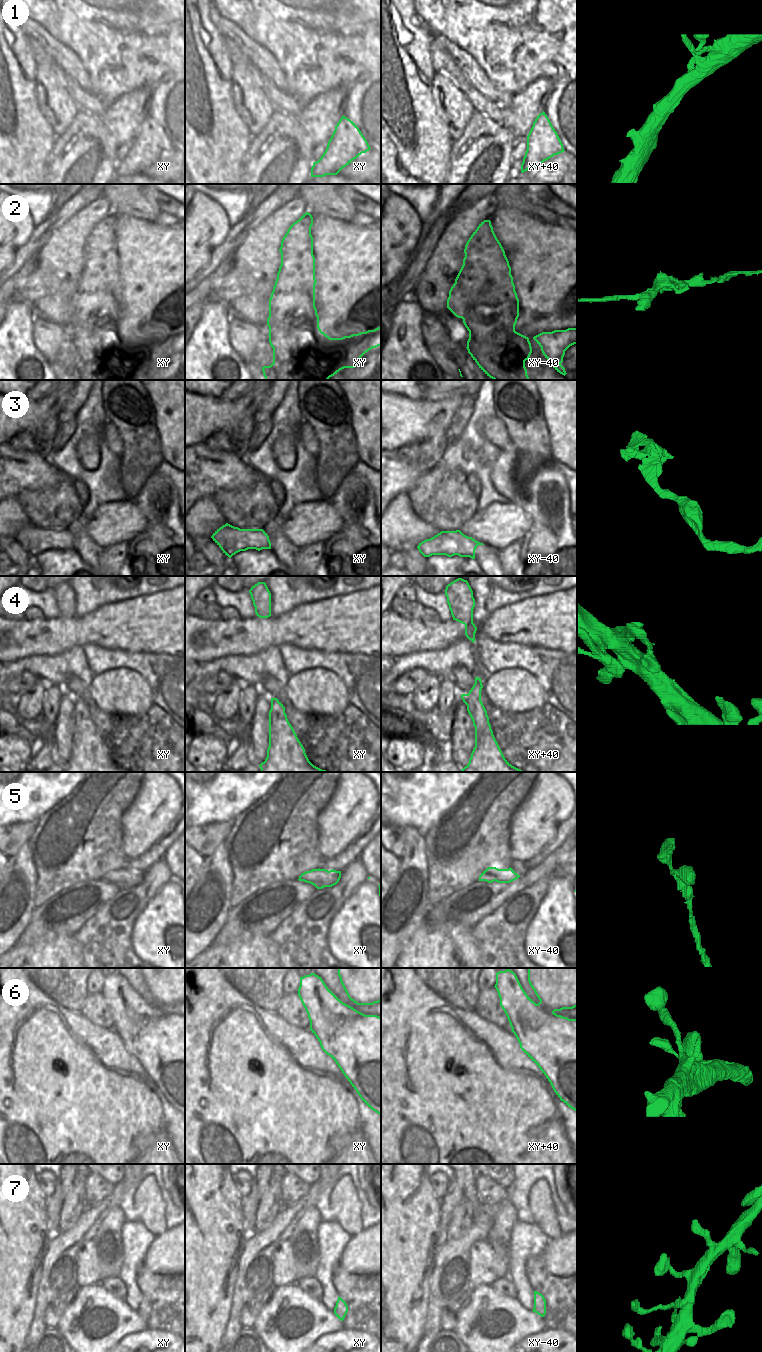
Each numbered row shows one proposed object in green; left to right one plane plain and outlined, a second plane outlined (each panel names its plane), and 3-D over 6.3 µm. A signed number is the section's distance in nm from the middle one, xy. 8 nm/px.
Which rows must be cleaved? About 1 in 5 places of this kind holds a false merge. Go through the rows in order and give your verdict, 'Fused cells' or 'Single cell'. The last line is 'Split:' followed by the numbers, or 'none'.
1: Single cell
2: Fused cells
3: Single cell
4: Single cell
5: Single cell
6: Single cell
7: Single cell
Split: 2.

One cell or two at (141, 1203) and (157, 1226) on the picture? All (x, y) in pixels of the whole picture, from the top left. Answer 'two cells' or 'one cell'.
one cell

